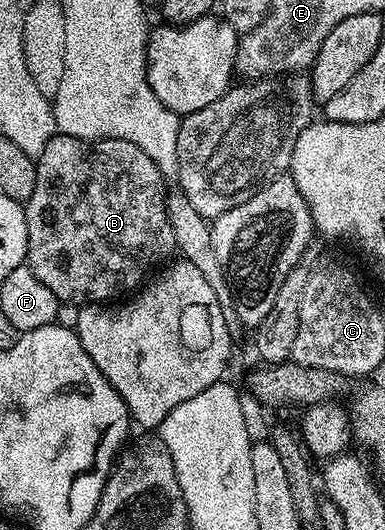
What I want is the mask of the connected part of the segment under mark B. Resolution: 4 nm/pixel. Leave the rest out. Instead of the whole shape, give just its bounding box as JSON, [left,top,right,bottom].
[24,134,177,307]

